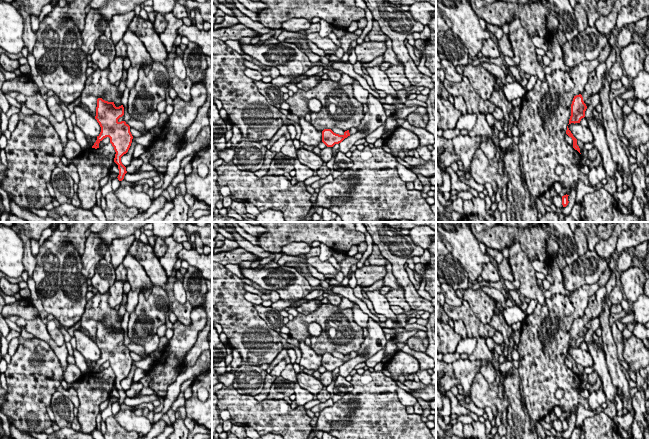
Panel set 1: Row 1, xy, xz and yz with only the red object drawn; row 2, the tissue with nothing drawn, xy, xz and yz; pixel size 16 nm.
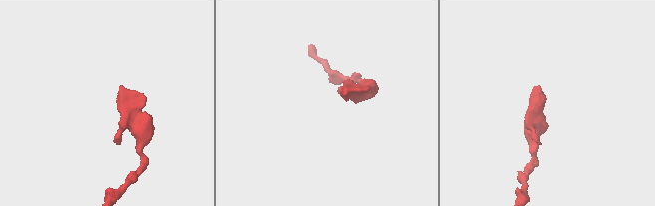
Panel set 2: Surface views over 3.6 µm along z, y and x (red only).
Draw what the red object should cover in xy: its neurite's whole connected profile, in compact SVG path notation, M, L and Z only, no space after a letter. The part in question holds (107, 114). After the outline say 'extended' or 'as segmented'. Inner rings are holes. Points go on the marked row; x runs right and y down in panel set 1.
M102 98L97 99L95 119L101 127L101 132L92 148L99 148L99 143L106 137L110 138L110 143L116 152L114 162L118 165L118 180L122 181L127 173L126 167L121 162L121 157L126 154L131 146L133 136L130 126L118 119L124 115L123 105L116 107L114 102L108 102Z | as segmented

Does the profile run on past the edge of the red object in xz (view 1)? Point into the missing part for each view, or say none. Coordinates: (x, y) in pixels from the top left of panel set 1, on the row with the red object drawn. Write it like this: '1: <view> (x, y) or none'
1: none

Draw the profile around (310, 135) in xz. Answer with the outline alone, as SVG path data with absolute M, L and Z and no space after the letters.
M299 117L299 124L302 128L299 141L309 146L318 147L318 144L322 142L322 131L318 131L304 117Z

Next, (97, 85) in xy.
M97 68L92 75L87 76L84 90L80 96L80 102L87 106L92 117L96 116L97 99L113 102L116 107L122 105L121 98L117 95L117 87L113 87L108 80L109 68L100 70Z

